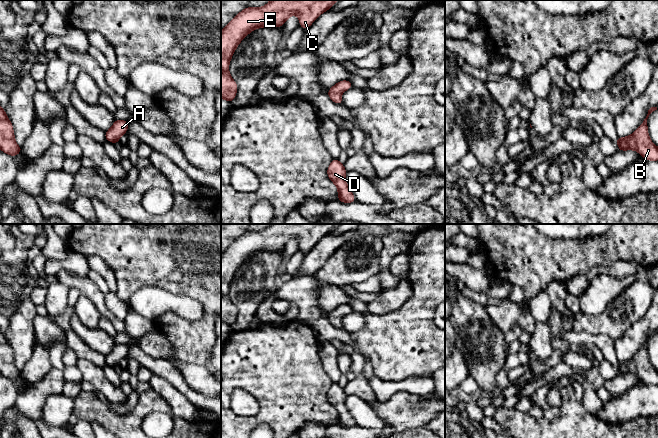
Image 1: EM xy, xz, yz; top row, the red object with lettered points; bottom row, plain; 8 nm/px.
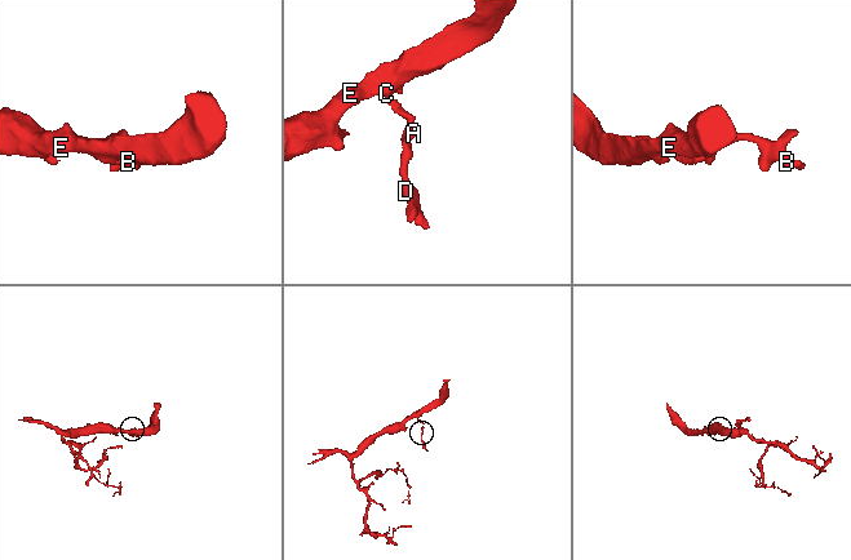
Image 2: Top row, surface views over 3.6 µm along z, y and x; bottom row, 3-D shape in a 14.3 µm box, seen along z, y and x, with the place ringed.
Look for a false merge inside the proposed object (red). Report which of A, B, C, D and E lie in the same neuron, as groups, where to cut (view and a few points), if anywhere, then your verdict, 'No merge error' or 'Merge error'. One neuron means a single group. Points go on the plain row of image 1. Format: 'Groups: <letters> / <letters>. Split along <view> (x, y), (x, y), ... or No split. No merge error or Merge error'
Groups: A B C D E. No split. No merge error

